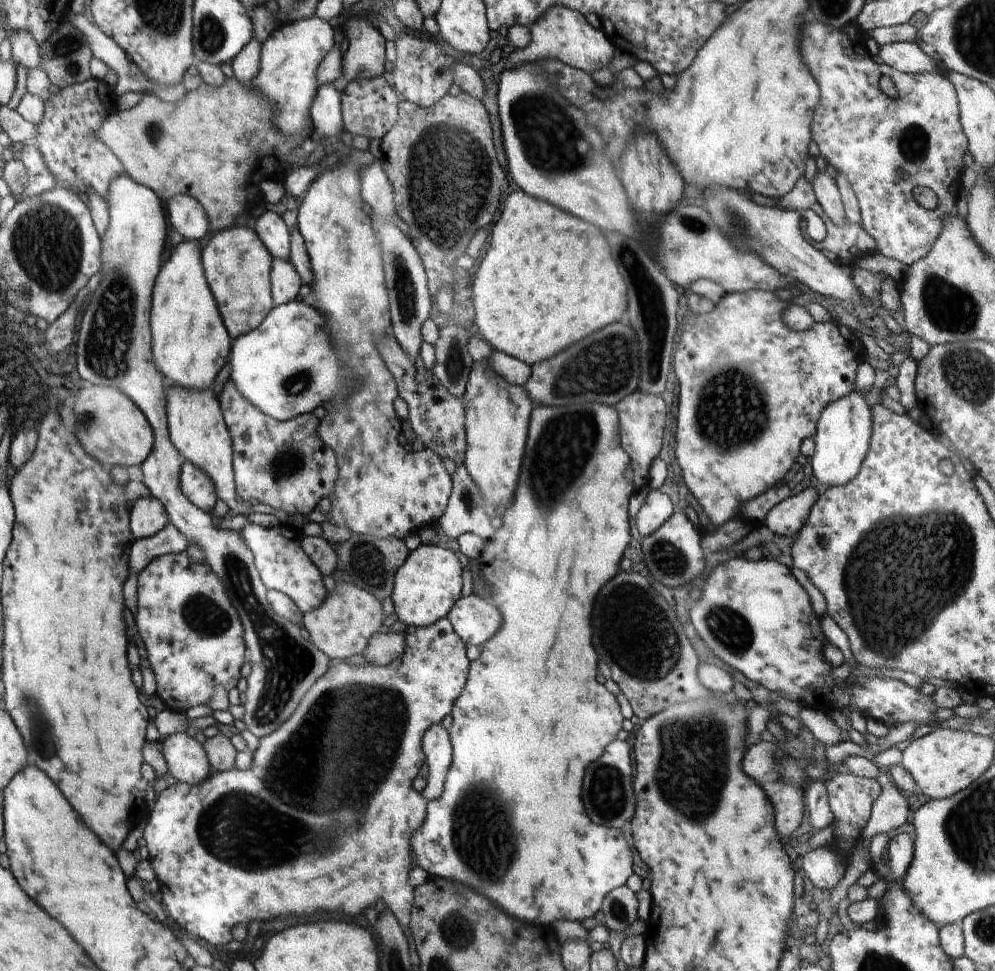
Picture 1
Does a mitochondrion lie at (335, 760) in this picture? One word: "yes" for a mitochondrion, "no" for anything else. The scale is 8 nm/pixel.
yes

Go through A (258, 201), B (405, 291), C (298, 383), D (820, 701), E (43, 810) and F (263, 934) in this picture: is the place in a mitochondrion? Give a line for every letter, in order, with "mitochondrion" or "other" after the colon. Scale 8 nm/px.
A: other
B: mitochondrion
C: mitochondrion
D: other
E: other
F: other

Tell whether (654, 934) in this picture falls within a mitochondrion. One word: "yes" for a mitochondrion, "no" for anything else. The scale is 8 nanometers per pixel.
no

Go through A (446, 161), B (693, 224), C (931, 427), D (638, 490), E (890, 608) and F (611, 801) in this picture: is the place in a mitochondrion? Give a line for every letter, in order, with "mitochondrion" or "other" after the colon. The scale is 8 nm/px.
A: mitochondrion
B: mitochondrion
C: other
D: other
E: mitochondrion
F: mitochondrion

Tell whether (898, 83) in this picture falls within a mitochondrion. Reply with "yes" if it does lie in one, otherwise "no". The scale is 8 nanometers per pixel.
no

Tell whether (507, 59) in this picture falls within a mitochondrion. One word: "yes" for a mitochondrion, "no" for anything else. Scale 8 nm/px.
no

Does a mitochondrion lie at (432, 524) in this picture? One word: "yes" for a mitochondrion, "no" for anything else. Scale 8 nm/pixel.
no

